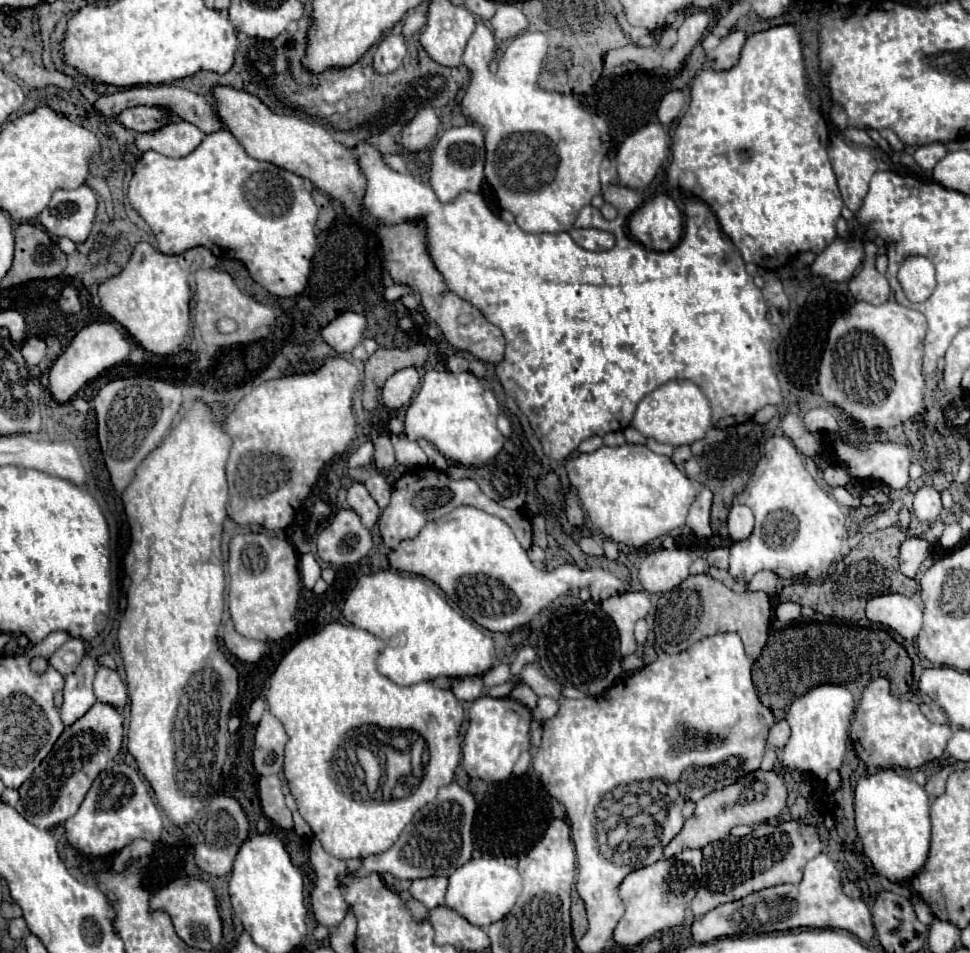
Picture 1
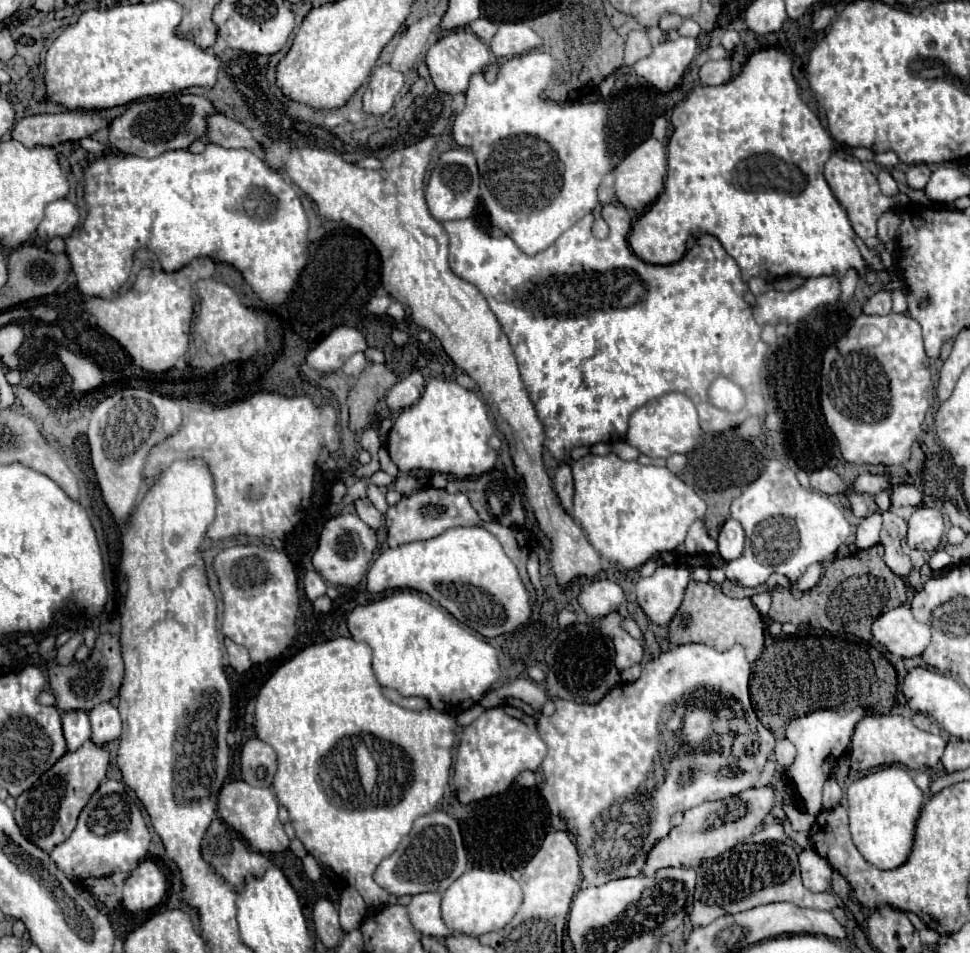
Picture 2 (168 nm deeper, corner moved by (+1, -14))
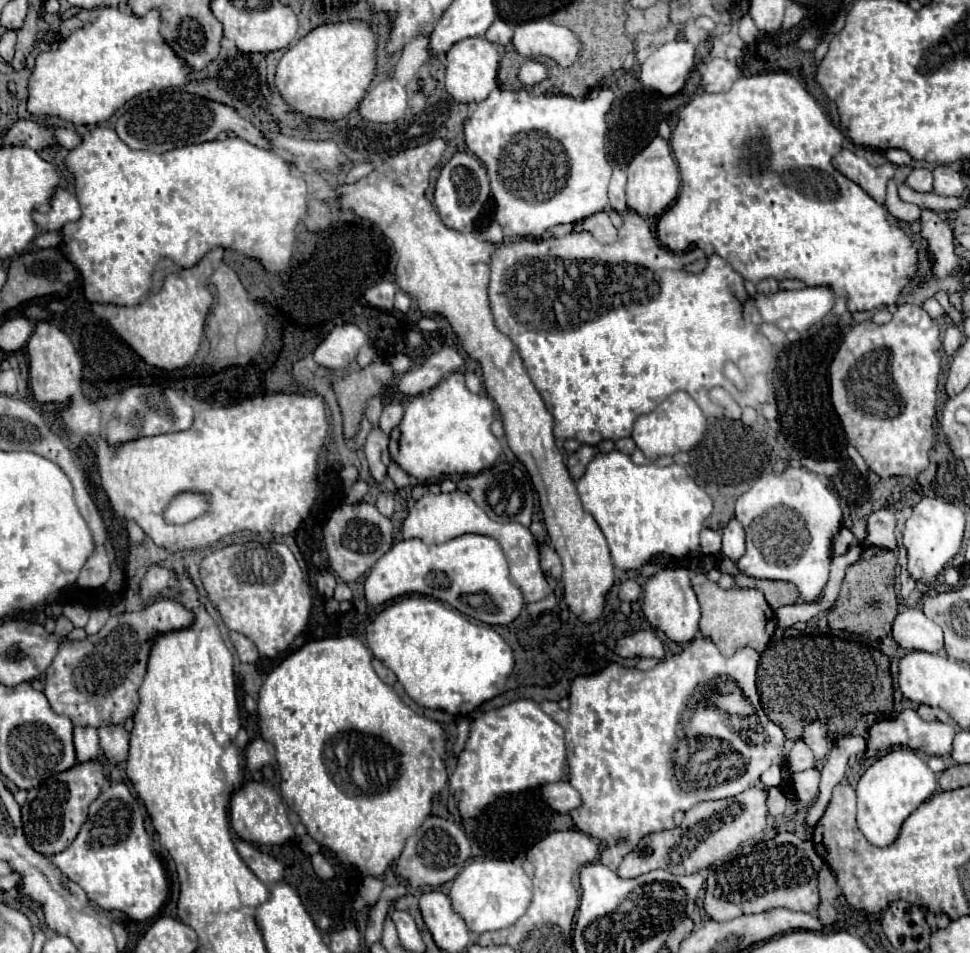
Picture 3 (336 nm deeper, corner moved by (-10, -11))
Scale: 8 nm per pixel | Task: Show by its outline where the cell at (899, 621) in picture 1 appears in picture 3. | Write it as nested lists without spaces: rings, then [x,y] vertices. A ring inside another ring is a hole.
[[[905,608],[893,622],[893,640],[907,652],[939,652],[943,650],[943,632],[919,608]]]

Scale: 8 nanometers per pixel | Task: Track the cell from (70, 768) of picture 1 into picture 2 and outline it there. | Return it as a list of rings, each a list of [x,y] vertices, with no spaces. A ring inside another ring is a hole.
[[[92,741],[84,743],[76,753],[66,753],[54,767],[50,767],[30,789],[26,789],[16,799],[14,819],[26,839],[50,853],[58,843],[66,841],[76,827],[76,819],[88,799],[98,789],[100,781],[106,777],[108,769],[108,751],[94,745]]]

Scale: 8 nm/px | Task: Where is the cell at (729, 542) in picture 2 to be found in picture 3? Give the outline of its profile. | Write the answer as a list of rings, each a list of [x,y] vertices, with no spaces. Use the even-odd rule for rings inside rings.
[[[731,520],[723,530],[723,550],[725,556],[729,556],[733,562],[737,562],[745,554],[745,530],[739,520]]]

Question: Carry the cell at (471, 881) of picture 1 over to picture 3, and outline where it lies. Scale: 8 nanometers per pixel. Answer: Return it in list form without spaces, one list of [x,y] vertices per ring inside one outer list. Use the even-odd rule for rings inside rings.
[[[473,860],[459,876],[453,880],[449,898],[453,910],[463,918],[473,934],[483,934],[489,930],[501,930],[515,924],[531,904],[533,886],[531,878],[519,864],[503,860]]]

